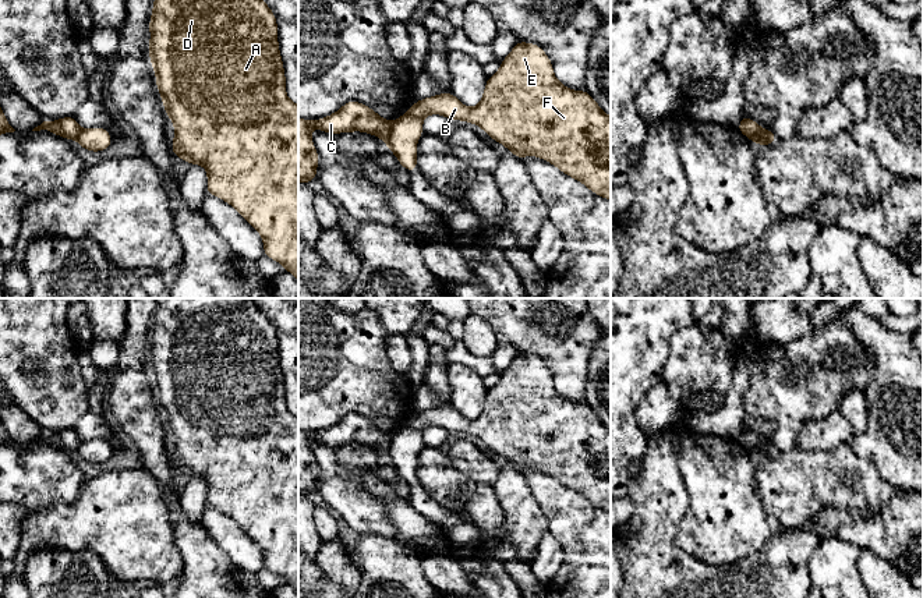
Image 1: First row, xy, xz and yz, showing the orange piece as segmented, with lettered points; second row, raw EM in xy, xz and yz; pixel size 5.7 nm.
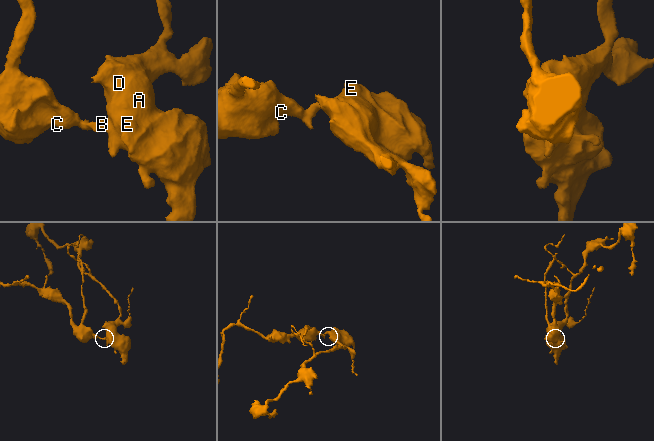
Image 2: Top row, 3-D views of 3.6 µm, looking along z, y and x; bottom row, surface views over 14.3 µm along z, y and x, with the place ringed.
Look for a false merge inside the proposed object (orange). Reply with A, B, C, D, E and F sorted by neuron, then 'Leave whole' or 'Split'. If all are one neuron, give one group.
Groups: A B D E F / C. Split

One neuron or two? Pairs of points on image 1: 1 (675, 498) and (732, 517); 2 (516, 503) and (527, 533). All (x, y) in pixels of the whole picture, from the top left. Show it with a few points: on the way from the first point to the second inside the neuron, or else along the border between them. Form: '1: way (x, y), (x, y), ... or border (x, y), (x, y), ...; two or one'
1: border (679, 470), (688, 494), (688, 509), (675, 533); two
2: way (522, 510), (524, 526); one

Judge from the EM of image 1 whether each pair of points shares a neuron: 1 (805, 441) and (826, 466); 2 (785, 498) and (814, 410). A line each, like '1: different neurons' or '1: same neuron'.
1: different neurons
2: different neurons

